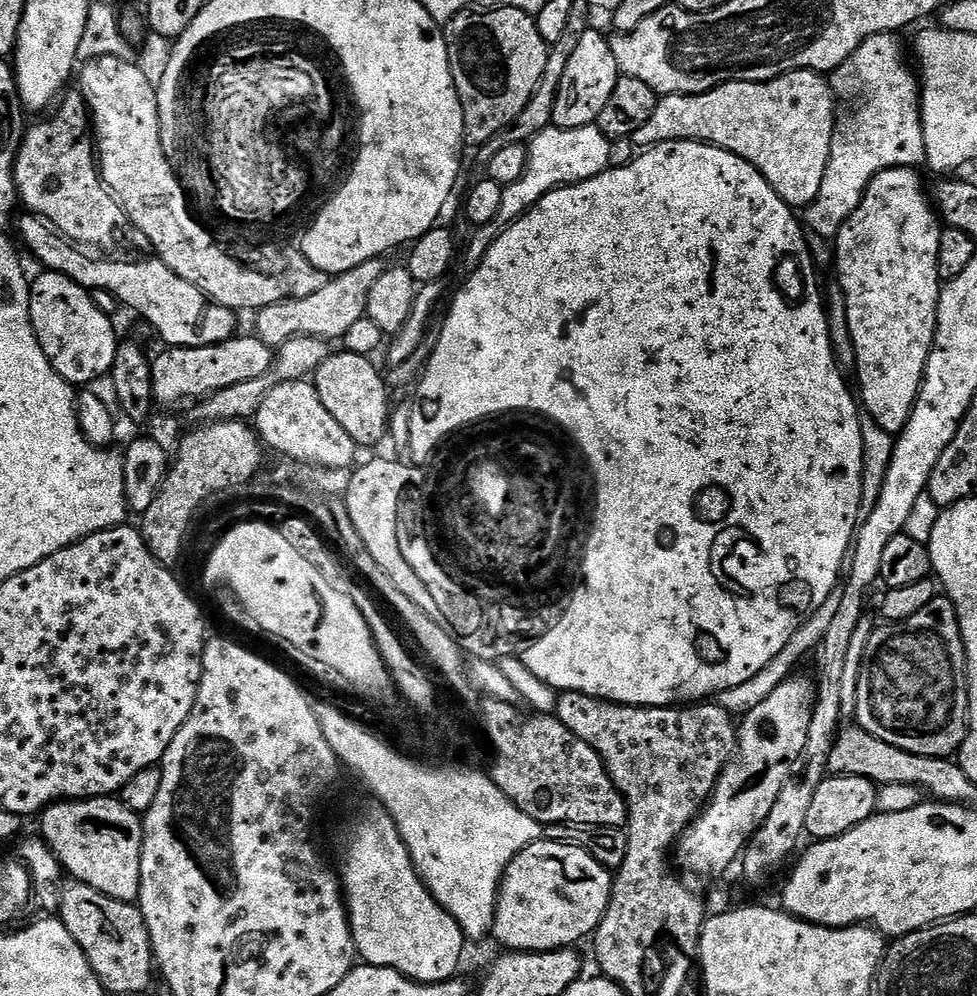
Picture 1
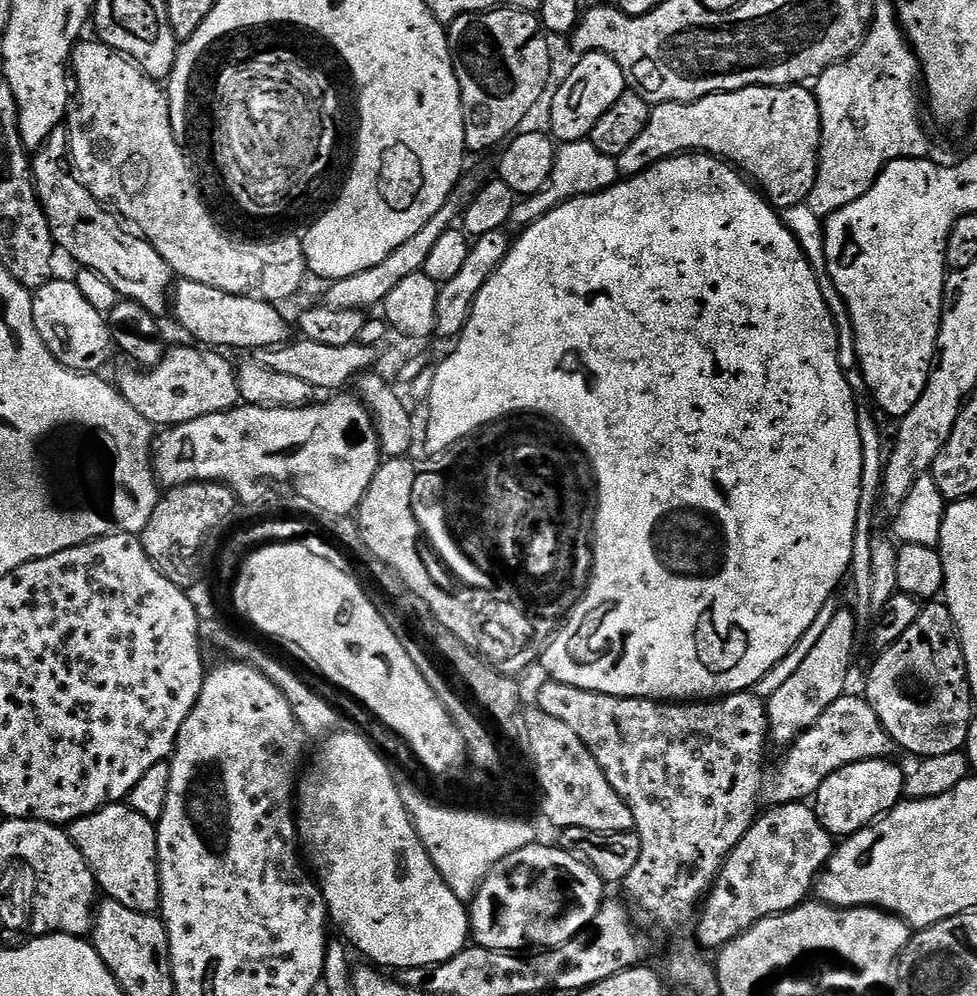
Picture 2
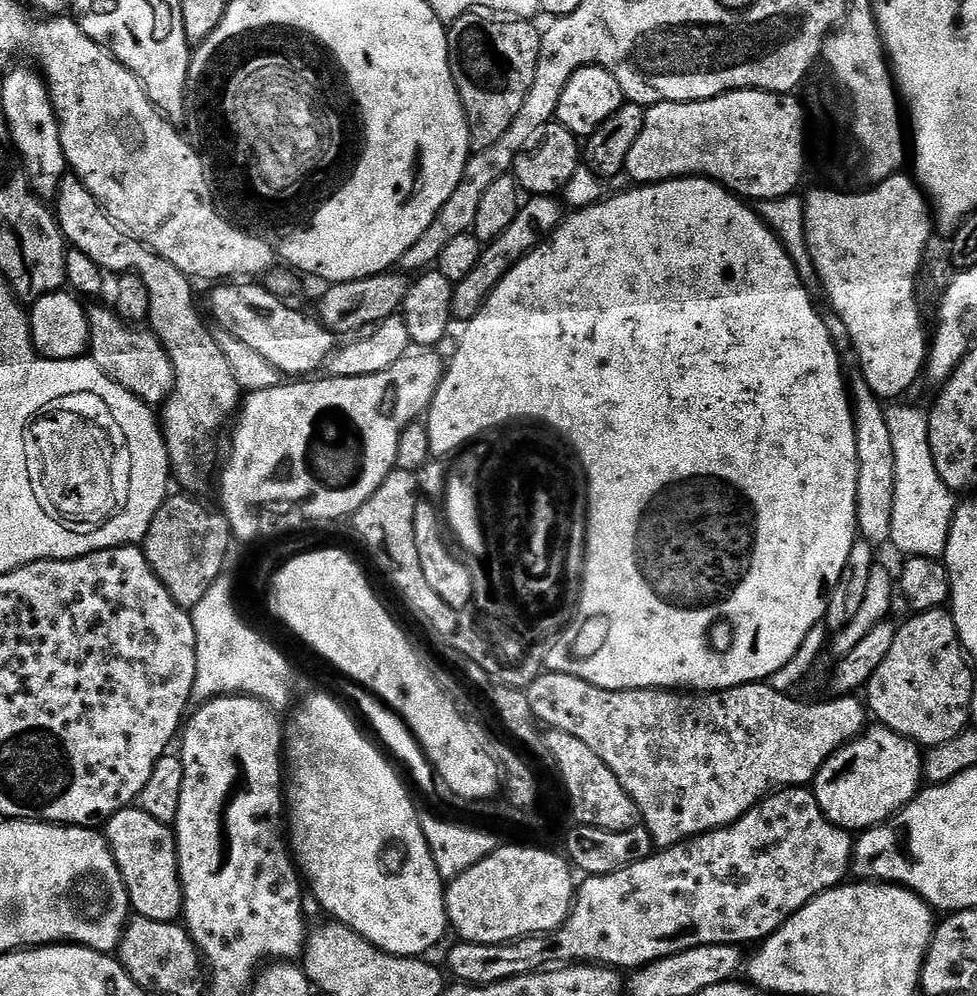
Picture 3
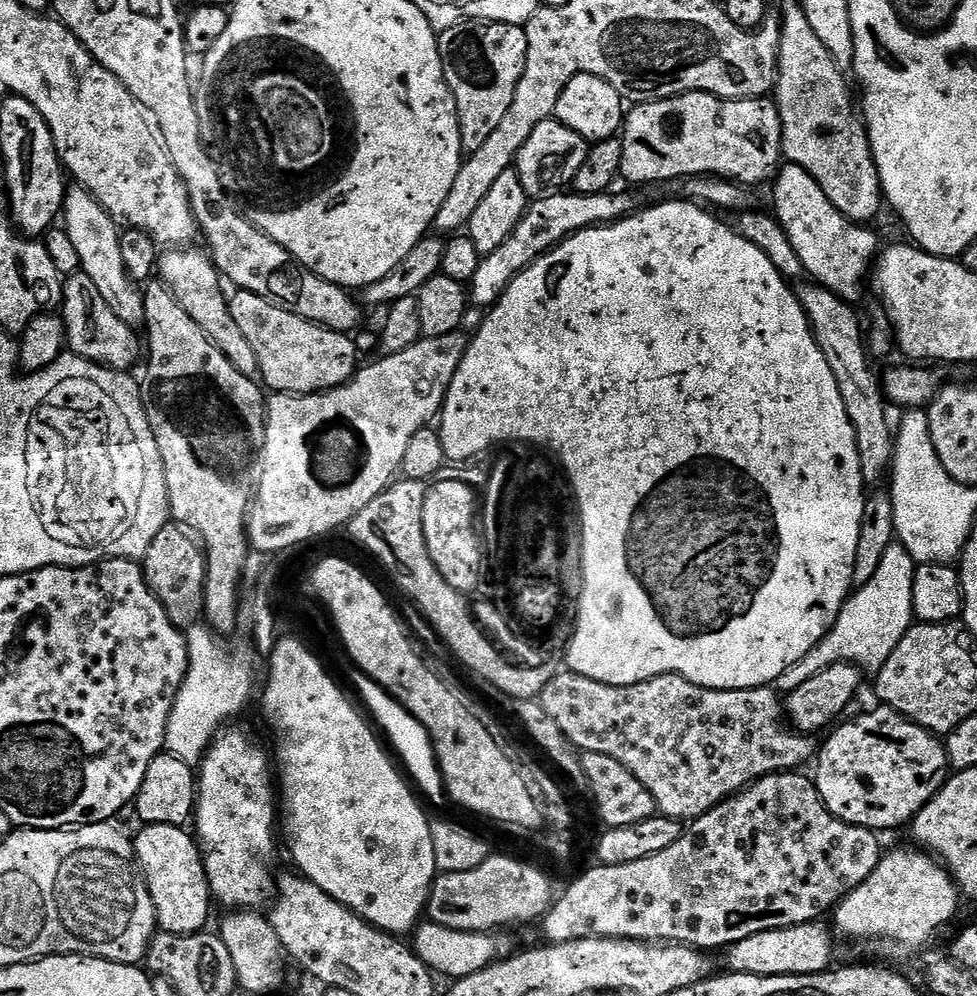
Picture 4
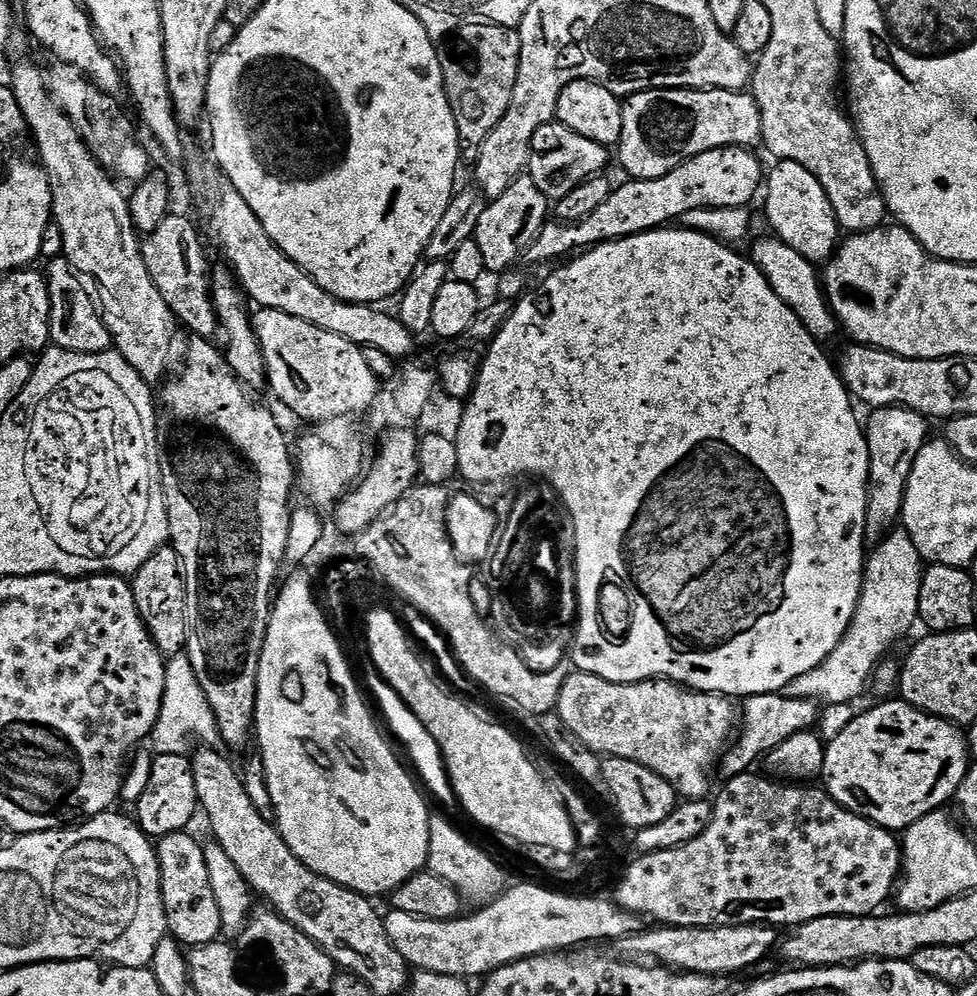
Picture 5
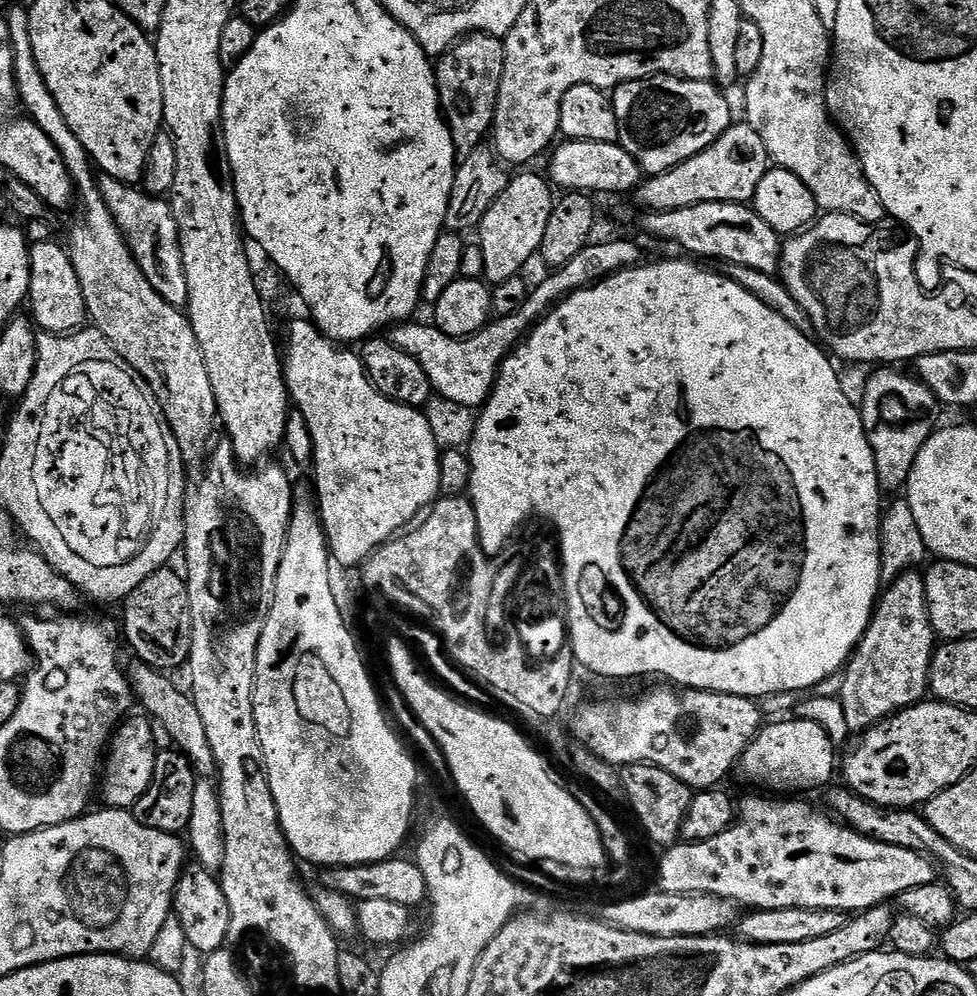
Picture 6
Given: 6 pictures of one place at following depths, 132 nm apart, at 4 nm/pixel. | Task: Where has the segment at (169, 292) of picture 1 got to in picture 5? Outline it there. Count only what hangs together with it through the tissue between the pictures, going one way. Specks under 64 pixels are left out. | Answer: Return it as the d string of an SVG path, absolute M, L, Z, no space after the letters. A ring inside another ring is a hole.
M260 308L257 313L252 316L252 328L256 331L256 337L262 346L266 362L267 387L272 387L273 394L290 411L297 412L304 420L313 420L313 425L323 426L329 422L339 421L339 416L348 416L351 412L364 412L377 403L382 384L374 370L366 366L363 348L359 348L354 342L346 342L346 338L338 338L338 334L318 330L318 326L310 326L310 322L302 322L302 318L282 314L282 310Z

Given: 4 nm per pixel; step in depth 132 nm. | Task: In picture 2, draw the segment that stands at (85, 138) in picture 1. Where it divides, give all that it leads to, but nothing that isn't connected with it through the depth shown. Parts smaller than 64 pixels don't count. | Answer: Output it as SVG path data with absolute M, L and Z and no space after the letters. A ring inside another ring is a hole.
M61 126L54 130L54 134L50 134L48 141L30 160L36 197L44 206L57 249L73 256L80 268L89 268L102 274L102 278L111 282L121 297L140 303L150 315L157 318L163 318L167 312L169 315L174 273L166 258L162 258L162 254L158 254L158 250L154 250L152 243L143 236L125 227L115 211L92 197L80 177L70 171L66 163L69 156L68 130Z

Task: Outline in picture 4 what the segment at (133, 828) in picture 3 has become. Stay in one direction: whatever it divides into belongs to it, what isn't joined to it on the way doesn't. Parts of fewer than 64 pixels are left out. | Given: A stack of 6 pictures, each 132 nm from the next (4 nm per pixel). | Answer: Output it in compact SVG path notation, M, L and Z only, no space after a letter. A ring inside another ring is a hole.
M144 824L141 829L141 832L134 836L136 862L142 869L144 881L150 890L150 898L154 902L159 931L183 936L205 931L209 927L208 915L212 912L214 897L206 878L204 853L200 851L195 835L187 827L178 824Z

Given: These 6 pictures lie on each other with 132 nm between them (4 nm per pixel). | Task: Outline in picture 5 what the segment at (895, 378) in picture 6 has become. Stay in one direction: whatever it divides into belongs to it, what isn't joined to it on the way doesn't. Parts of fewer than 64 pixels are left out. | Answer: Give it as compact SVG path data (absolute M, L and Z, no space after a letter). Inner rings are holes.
M878 408L871 413L872 417L866 420L866 435L868 438L868 453L870 454L870 470L868 471L868 505L866 506L866 526L864 534L869 545L875 546L893 531L901 523L904 514L904 495L906 494L906 486L910 478L910 470L914 470L914 458L918 458L918 454L922 450L922 446L928 443L930 433L928 433L929 421L922 415L909 408Z

